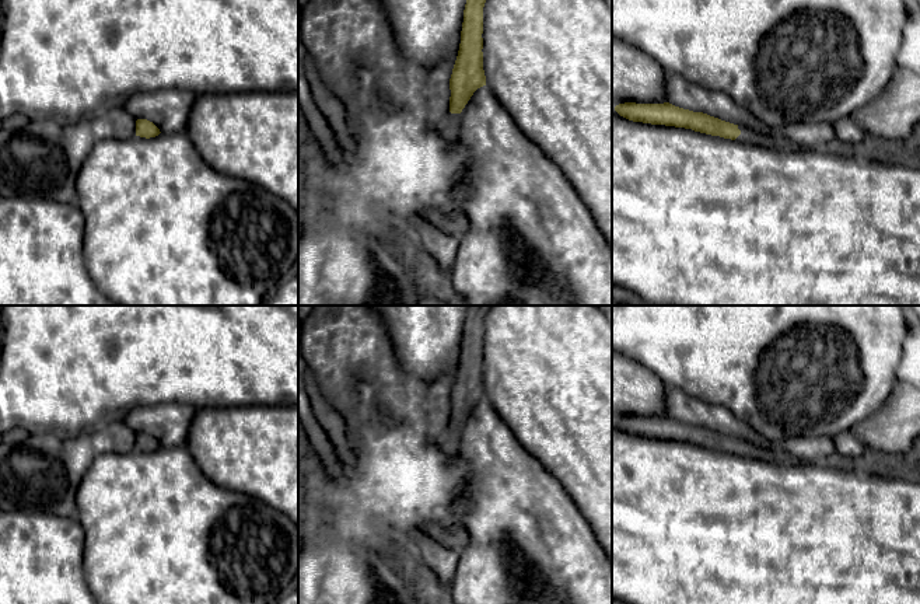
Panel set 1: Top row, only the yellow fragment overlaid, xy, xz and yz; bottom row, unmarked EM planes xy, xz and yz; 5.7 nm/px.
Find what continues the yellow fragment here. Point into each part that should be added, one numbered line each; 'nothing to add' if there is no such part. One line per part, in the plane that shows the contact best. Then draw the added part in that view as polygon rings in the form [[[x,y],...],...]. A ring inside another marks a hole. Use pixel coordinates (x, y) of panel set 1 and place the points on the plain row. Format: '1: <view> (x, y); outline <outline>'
1: yz (748, 449); outline [[[738,439],[741,448],[735,453],[739,457],[751,457],[758,460],[765,460],[770,462],[776,462],[780,465],[808,465],[809,461],[802,461],[795,458],[794,455],[788,454],[784,450],[773,450],[773,448],[763,448],[760,446],[755,446],[749,440]]]

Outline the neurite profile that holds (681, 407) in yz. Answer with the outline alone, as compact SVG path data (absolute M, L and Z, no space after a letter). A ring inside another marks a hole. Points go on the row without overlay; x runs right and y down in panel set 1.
M669 388L667 392L667 413L669 418L703 426L721 434L752 441L755 446L773 450L784 450L798 460L814 464L836 460L833 437L802 436L786 440L769 440L756 433L748 423L734 415L723 405L709 404L679 388Z

